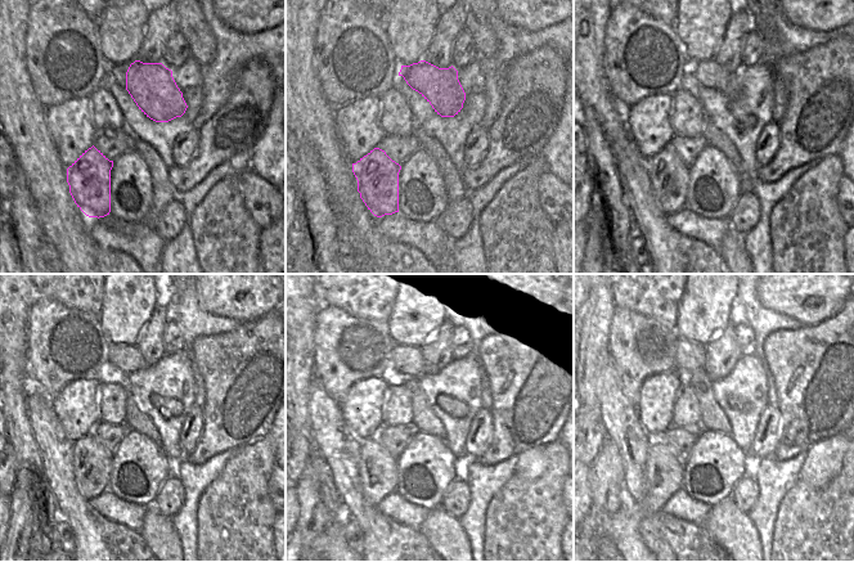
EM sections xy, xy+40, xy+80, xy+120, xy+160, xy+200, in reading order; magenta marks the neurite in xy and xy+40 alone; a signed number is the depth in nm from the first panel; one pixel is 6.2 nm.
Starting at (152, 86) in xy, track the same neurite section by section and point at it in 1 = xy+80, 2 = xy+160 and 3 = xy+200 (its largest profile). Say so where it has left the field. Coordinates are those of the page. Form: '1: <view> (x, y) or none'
1: xy+80 (708, 73)
2: xy+160 (407, 362)
3: xy+200 (690, 355)

